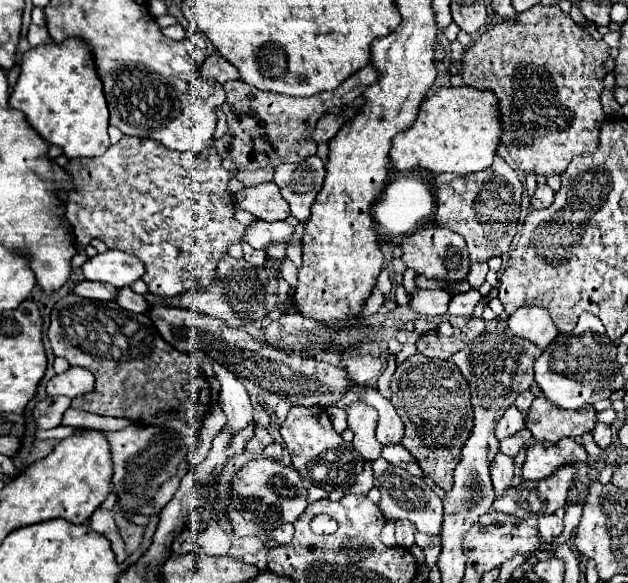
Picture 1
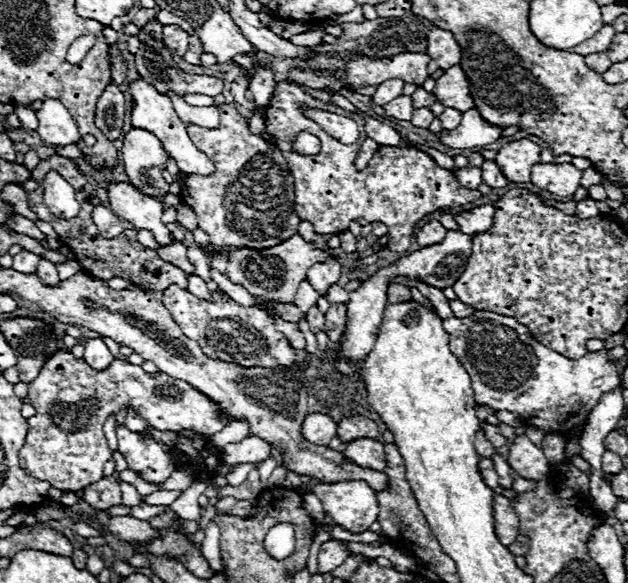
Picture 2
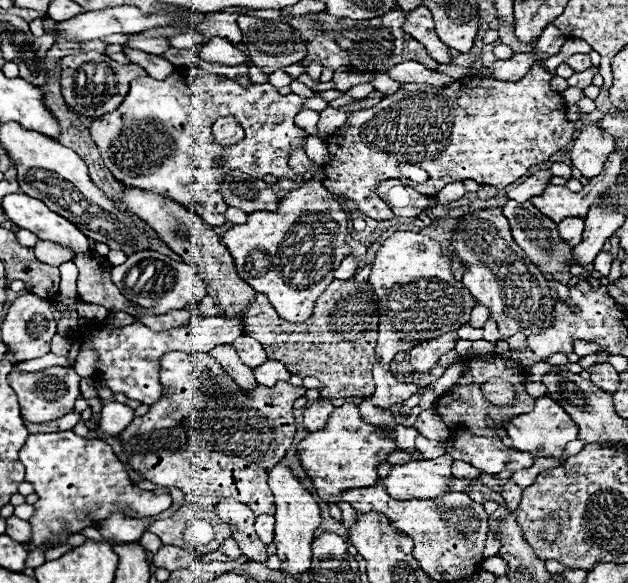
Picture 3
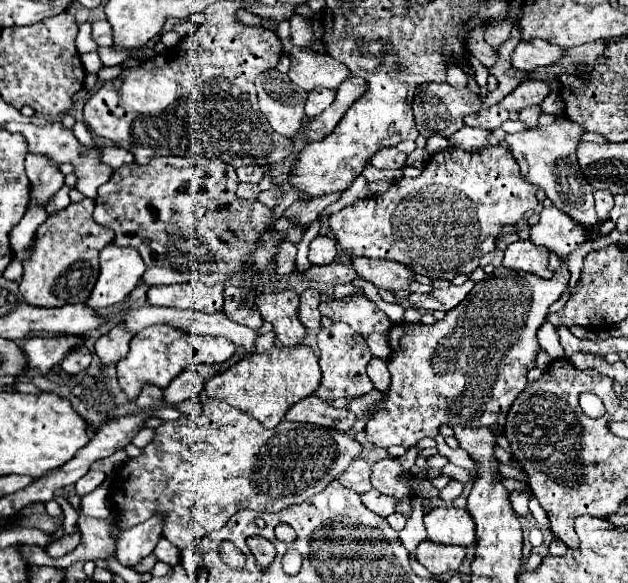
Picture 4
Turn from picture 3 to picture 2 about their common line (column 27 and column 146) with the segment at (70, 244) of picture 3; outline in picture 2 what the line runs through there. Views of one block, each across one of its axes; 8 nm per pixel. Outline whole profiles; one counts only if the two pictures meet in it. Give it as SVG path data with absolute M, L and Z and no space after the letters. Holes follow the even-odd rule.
M110 182L108 202L114 214L132 222L136 228L150 230L160 244L170 244L170 230L160 220L164 208L156 198L138 192L130 182Z

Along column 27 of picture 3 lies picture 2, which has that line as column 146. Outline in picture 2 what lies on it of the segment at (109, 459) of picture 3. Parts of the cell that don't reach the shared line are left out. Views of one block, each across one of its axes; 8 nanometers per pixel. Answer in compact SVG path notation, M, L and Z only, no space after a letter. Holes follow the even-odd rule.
M116 426L116 436L118 452L126 458L128 468L138 472L146 482L162 484L174 472L168 454L158 442L144 440L124 426Z

